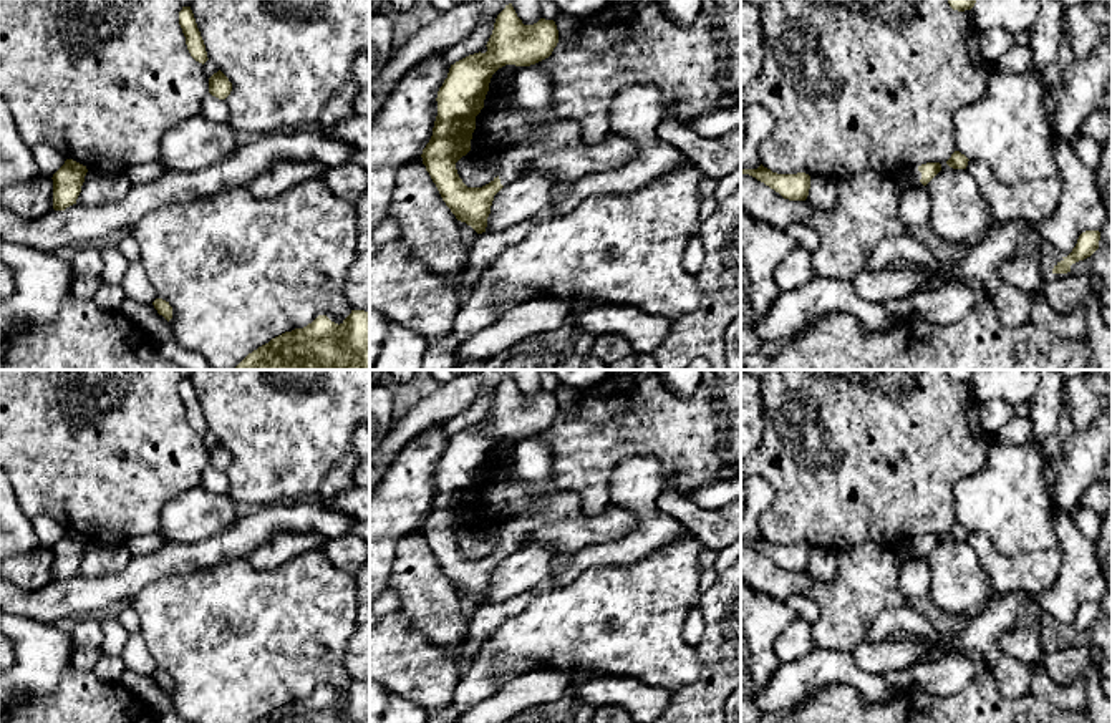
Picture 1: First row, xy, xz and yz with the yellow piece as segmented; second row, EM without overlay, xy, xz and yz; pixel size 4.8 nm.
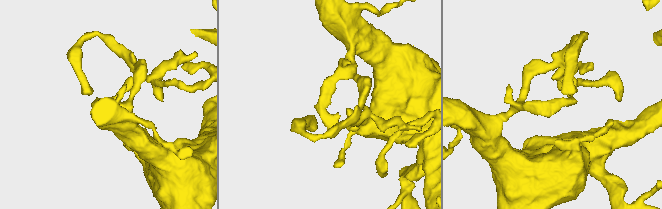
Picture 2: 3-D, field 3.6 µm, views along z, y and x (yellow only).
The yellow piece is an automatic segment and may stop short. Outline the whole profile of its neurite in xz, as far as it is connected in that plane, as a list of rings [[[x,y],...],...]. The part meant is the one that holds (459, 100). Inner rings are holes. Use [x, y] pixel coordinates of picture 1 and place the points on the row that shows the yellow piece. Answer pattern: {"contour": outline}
{"contour": [[[512,3],[497,15],[486,53],[469,55],[451,65],[438,91],[438,116],[433,136],[423,149],[423,164],[442,201],[457,221],[477,234],[486,232],[494,196],[540,154],[572,144],[582,144],[575,121],[554,114],[552,81],[537,66],[558,43],[554,20],[540,18],[524,25]],[[515,65],[514,96],[534,121],[529,138],[502,153],[499,174],[482,187],[467,187],[457,174],[456,163],[471,151],[476,116],[484,108],[492,75]]]}

